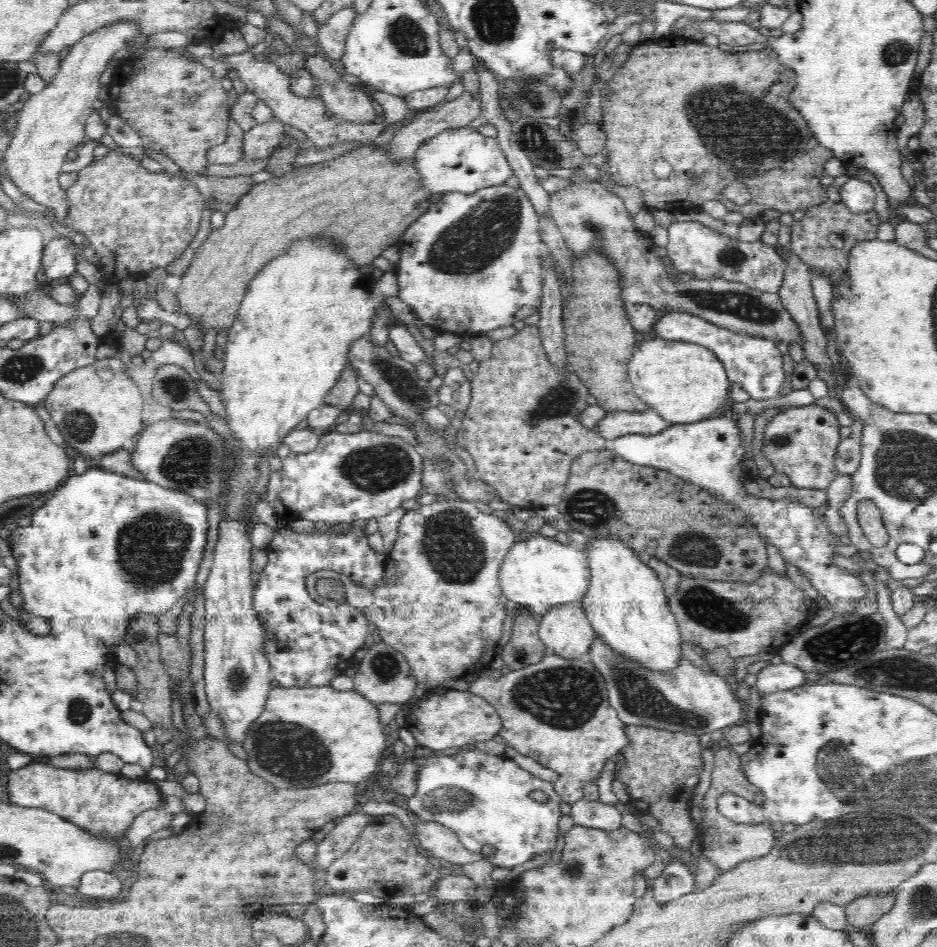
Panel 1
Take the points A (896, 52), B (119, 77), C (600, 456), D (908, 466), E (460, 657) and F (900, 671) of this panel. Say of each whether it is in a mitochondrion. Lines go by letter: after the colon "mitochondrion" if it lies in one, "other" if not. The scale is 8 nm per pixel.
A: mitochondrion
B: other
C: other
D: mitochondrion
E: other
F: mitochondrion

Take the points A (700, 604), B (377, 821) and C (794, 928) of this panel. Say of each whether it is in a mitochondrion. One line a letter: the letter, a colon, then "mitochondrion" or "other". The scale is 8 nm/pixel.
A: mitochondrion
B: other
C: other

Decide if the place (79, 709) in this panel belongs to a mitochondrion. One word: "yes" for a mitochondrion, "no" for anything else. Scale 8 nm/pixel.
yes

